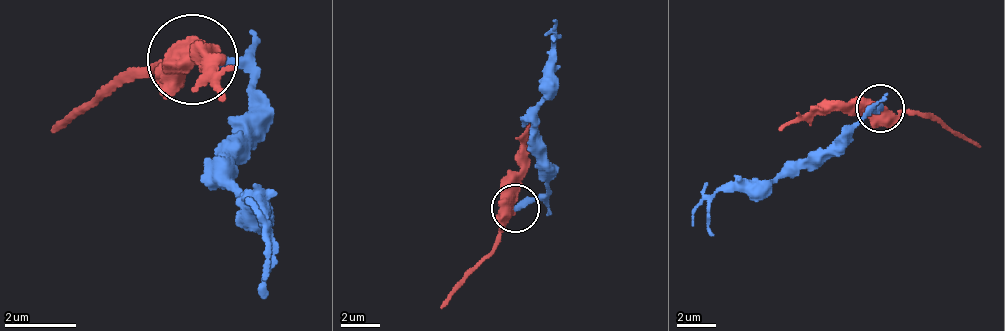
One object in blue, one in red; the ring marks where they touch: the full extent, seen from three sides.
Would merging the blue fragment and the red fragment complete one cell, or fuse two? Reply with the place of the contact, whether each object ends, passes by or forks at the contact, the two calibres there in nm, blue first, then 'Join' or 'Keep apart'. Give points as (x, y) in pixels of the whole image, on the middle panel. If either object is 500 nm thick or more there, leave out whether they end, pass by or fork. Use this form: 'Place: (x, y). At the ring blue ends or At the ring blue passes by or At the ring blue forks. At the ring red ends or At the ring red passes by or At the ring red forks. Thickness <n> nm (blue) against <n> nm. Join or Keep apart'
Place: (515, 208). At the ring blue ends. At the ring red forks. Thickness 380 nm (blue) against 480 nm. Keep apart

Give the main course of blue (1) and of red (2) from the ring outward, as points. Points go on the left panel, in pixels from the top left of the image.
1: (194, 57), (248, 75), (230, 156), (230, 174), (257, 201), (275, 246), (266, 300)
2: (185, 57), (167, 66), (131, 66), (50, 129)

